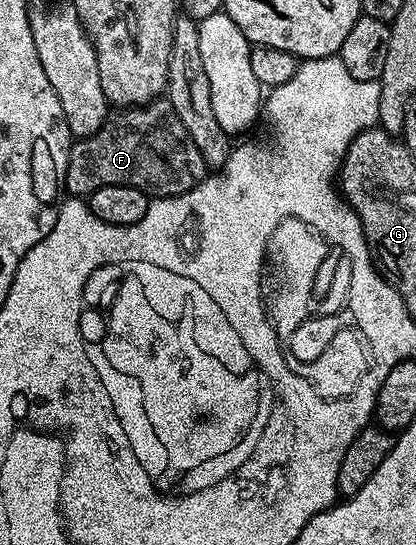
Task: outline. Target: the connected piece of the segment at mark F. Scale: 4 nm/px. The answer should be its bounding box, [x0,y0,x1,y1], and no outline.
[63,99,199,199]

